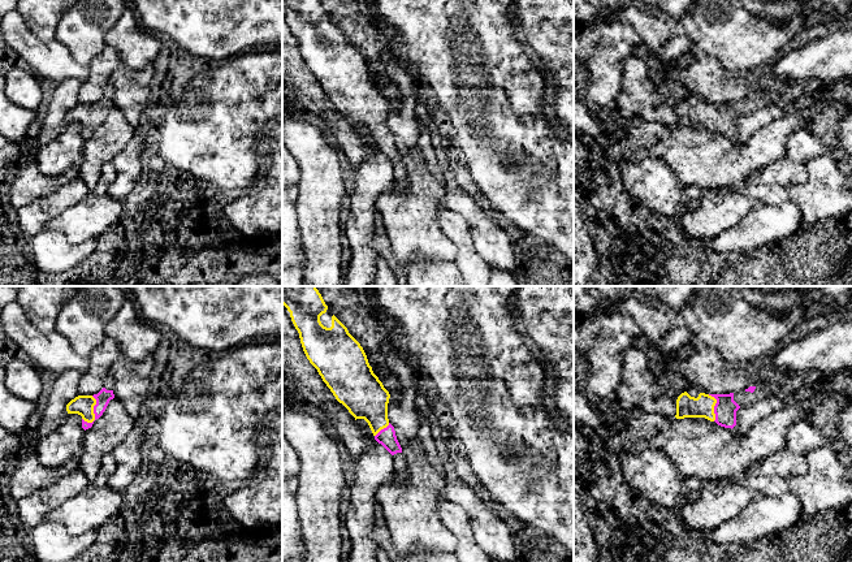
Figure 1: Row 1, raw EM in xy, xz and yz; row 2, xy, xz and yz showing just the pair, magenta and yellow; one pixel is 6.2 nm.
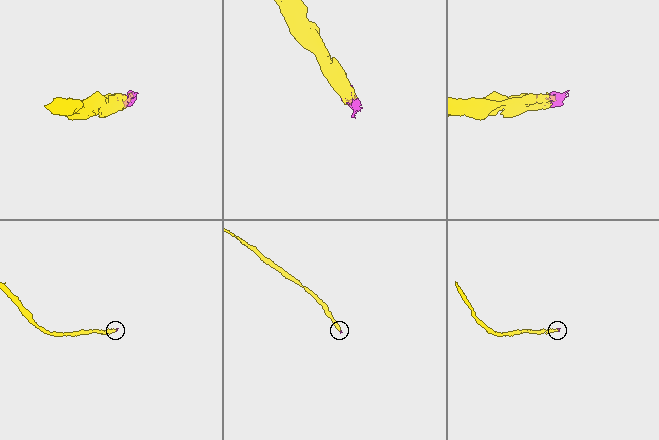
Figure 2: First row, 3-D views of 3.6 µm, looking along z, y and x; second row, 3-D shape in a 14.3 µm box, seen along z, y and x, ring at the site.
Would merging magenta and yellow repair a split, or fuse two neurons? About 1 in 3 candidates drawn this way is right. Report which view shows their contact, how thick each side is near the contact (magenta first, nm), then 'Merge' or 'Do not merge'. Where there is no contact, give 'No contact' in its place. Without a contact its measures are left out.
Touches magenta in xy. Thickness 90 nm (magenta) against 130 nm. Merge

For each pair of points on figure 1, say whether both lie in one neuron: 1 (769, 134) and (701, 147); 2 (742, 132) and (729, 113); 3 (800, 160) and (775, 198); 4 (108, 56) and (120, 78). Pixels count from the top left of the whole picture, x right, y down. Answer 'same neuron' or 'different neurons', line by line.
1: same neuron
2: different neurons
3: different neurons
4: different neurons

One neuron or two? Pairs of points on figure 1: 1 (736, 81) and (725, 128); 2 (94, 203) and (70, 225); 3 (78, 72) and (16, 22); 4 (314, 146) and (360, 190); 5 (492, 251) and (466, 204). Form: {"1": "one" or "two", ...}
{"1": "two", "2": "one", "3": "one", "4": "two", "5": "one"}

